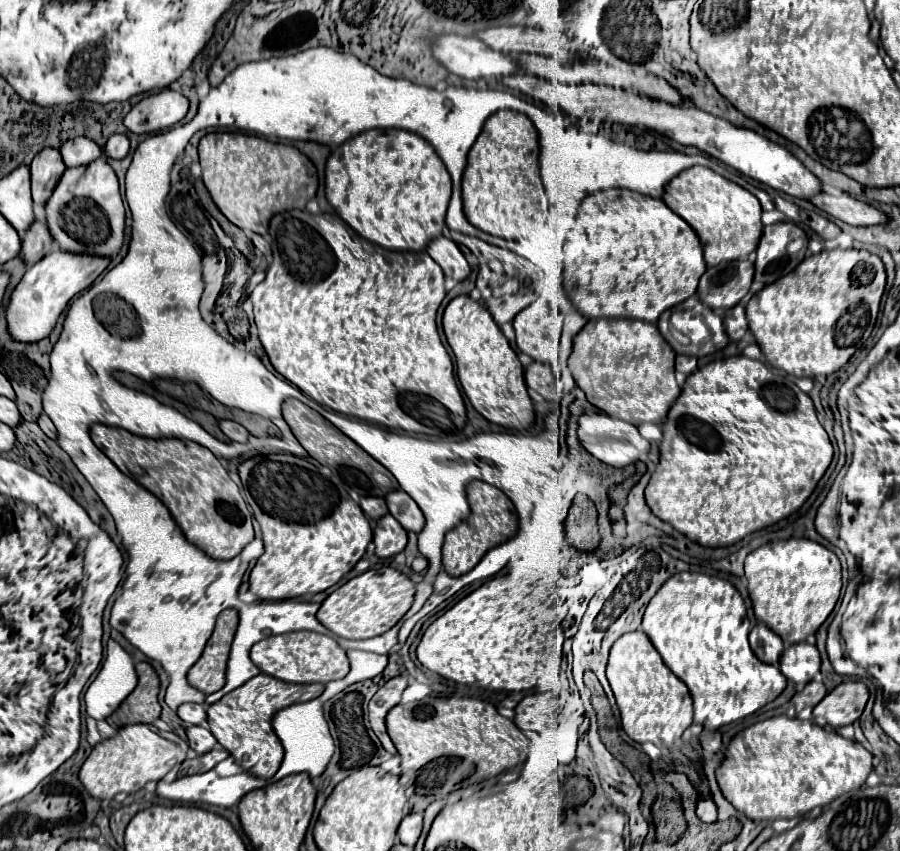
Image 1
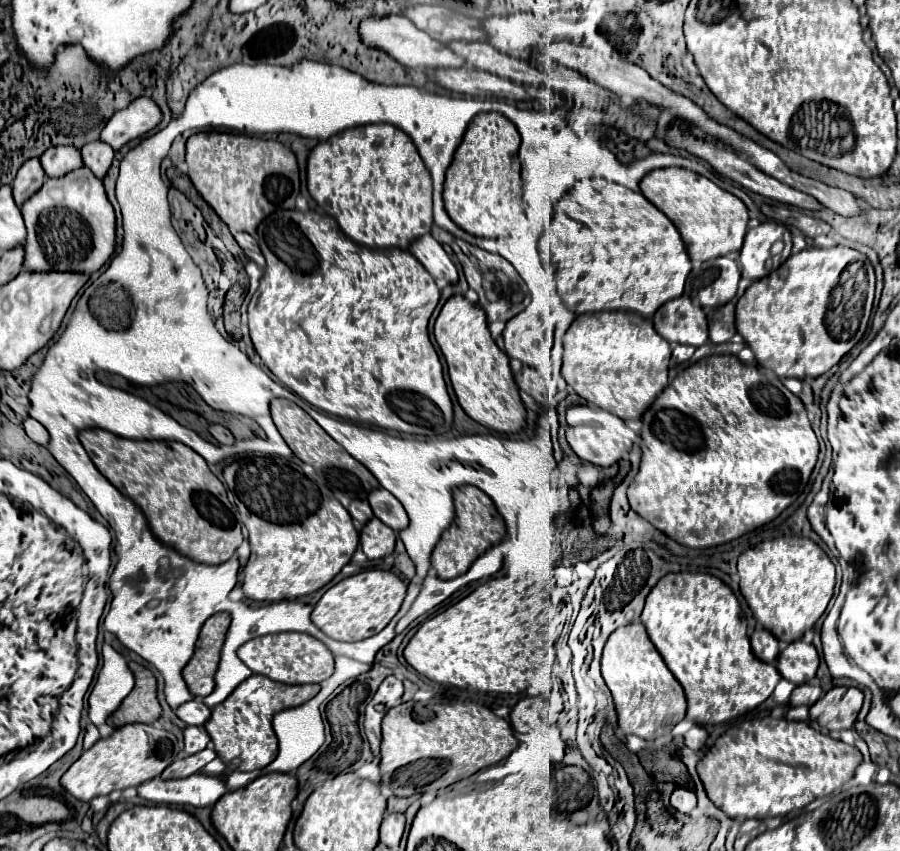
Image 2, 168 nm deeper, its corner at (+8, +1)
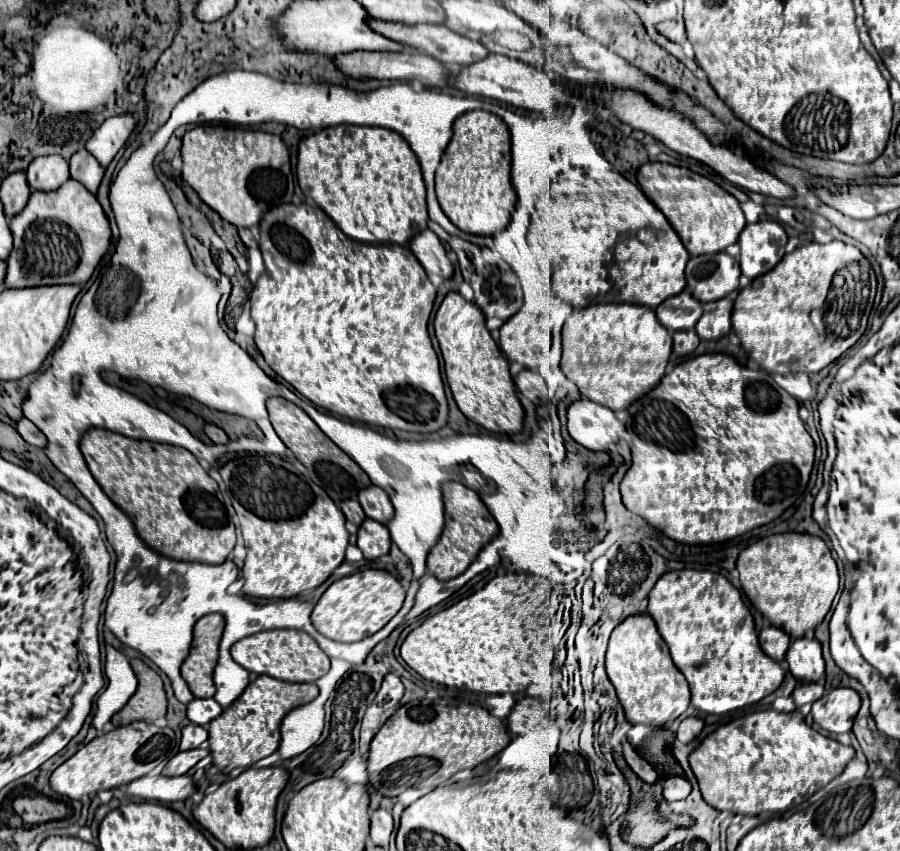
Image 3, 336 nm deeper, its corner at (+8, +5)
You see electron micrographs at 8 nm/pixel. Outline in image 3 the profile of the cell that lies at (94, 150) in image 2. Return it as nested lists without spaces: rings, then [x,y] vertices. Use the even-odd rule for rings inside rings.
[[[87,149],[77,151],[69,159],[69,175],[71,175],[71,179],[85,185],[85,189],[89,189],[93,195],[97,193],[97,187],[99,187],[99,183],[103,179],[103,171],[105,169],[101,165],[97,165],[97,159]]]

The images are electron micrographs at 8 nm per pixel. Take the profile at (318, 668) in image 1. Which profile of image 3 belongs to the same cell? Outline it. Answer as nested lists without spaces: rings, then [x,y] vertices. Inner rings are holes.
[[[271,629],[249,635],[231,647],[231,657],[255,675],[271,675],[275,679],[291,683],[313,683],[329,671],[329,657],[305,631]]]

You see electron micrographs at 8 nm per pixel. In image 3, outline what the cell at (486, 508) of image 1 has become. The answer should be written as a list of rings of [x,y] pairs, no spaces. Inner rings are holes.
[[[449,481],[441,485],[443,493],[443,503],[445,503],[445,529],[437,541],[437,545],[429,551],[427,557],[427,569],[431,575],[435,575],[439,581],[449,581],[457,575],[461,575],[473,559],[479,555],[479,551],[497,535],[499,527],[481,503],[479,495],[471,491],[469,487]]]

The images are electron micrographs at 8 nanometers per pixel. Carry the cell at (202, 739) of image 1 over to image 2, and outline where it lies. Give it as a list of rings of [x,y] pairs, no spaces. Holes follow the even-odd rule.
[[[187,727],[183,731],[185,735],[185,753],[187,755],[195,755],[199,751],[203,751],[209,743],[209,733],[205,731],[205,727]]]

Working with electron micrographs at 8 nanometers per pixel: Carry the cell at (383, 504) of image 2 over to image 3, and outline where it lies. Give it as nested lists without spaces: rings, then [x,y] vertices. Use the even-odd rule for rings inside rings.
[[[375,485],[361,489],[359,503],[369,519],[375,519],[379,523],[389,523],[393,517],[393,505],[391,505],[387,493]]]

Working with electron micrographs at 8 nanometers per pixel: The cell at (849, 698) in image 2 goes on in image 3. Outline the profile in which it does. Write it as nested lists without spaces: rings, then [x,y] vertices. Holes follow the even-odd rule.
[[[837,687],[813,703],[813,721],[829,733],[849,733],[859,711],[859,695],[853,689]]]

